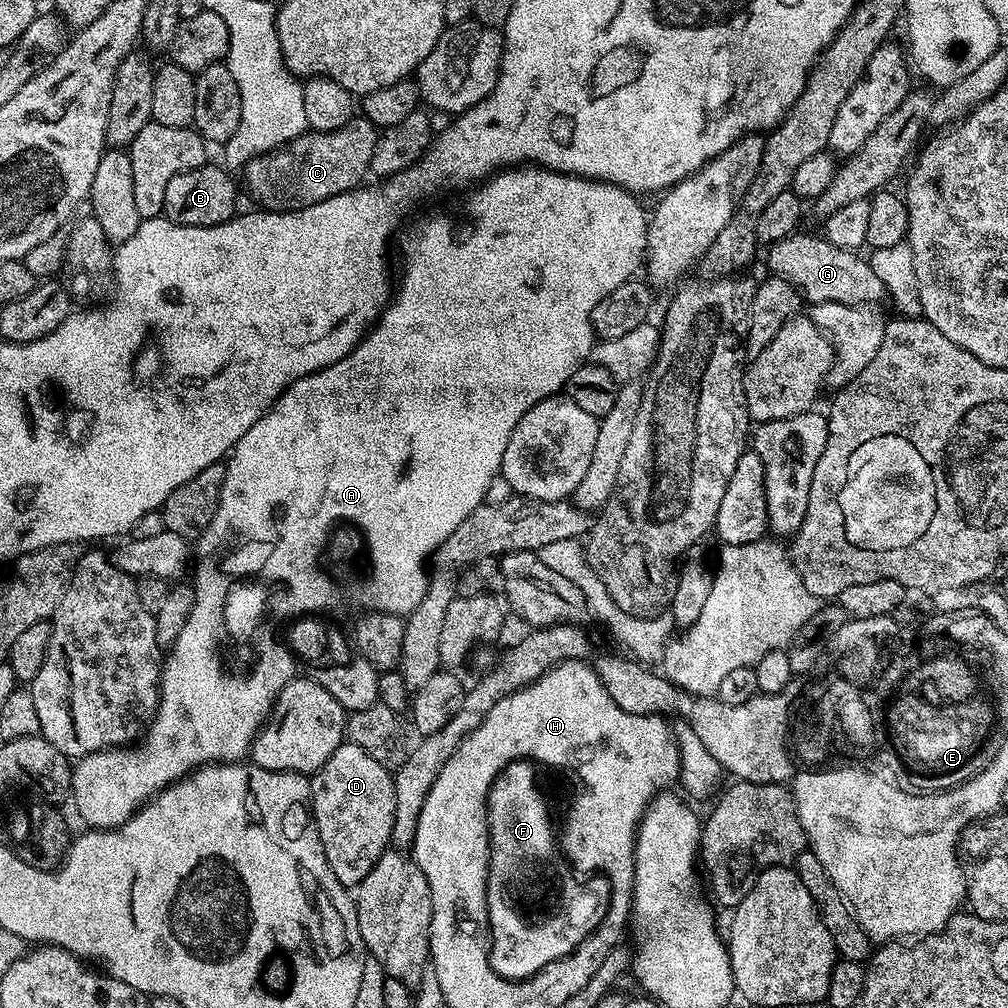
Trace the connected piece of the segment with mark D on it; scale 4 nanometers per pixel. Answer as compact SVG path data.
M345 742L311 777L312 818L316 821L318 838L334 870L334 878L349 890L374 870L378 858L389 851L394 830L393 773L378 758L370 758L366 750Z

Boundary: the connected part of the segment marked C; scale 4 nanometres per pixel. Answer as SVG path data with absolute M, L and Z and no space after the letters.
M363 114L353 115L332 132L306 131L275 152L255 156L242 169L244 184L261 209L270 212L297 212L326 198L359 188L369 175L378 129Z

